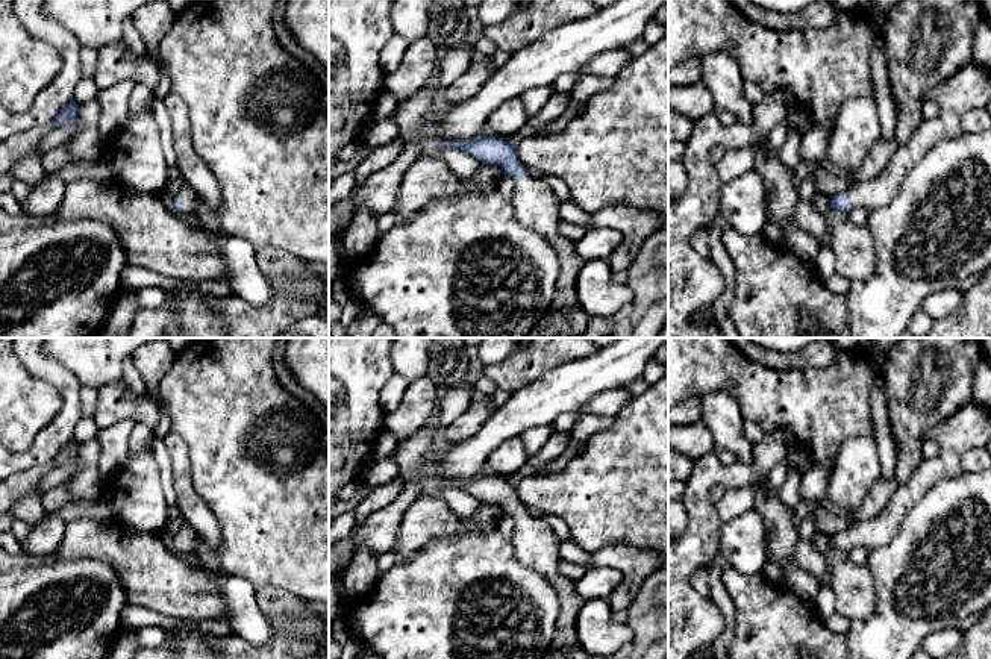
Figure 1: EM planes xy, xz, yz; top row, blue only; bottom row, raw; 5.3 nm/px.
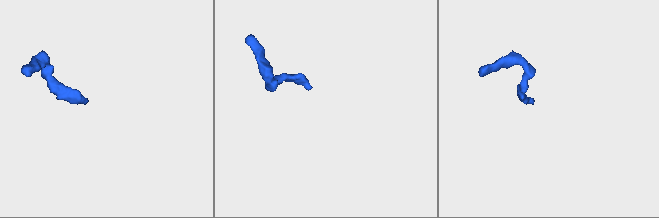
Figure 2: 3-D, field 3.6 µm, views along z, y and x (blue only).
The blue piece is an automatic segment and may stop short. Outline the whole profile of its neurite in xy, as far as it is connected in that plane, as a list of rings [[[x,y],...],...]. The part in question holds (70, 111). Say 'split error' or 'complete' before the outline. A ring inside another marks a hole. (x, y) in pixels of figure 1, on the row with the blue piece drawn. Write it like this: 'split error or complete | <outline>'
complete | [[[71,100],[64,109],[56,115],[56,118],[52,123],[52,129],[56,129],[59,126],[68,124],[70,121],[79,118],[77,106],[74,100]]]

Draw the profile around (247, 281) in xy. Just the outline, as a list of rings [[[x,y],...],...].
[[[217,235],[221,256],[235,294],[253,306],[264,306],[273,297],[273,288],[256,264],[256,250],[239,238]]]

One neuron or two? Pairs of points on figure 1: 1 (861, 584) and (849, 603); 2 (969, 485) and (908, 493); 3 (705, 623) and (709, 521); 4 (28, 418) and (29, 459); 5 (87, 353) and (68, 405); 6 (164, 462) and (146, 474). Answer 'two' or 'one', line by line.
1: one
2: two
3: one
4: two
5: two
6: two

